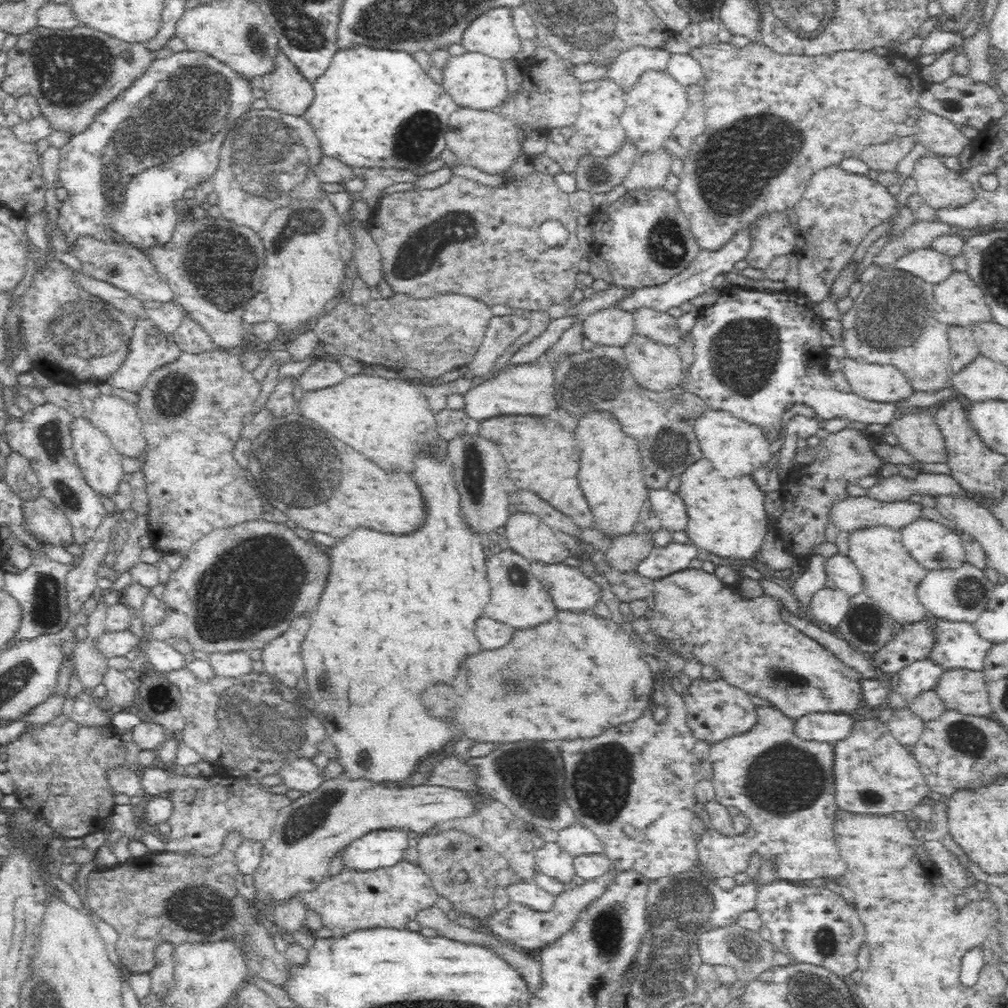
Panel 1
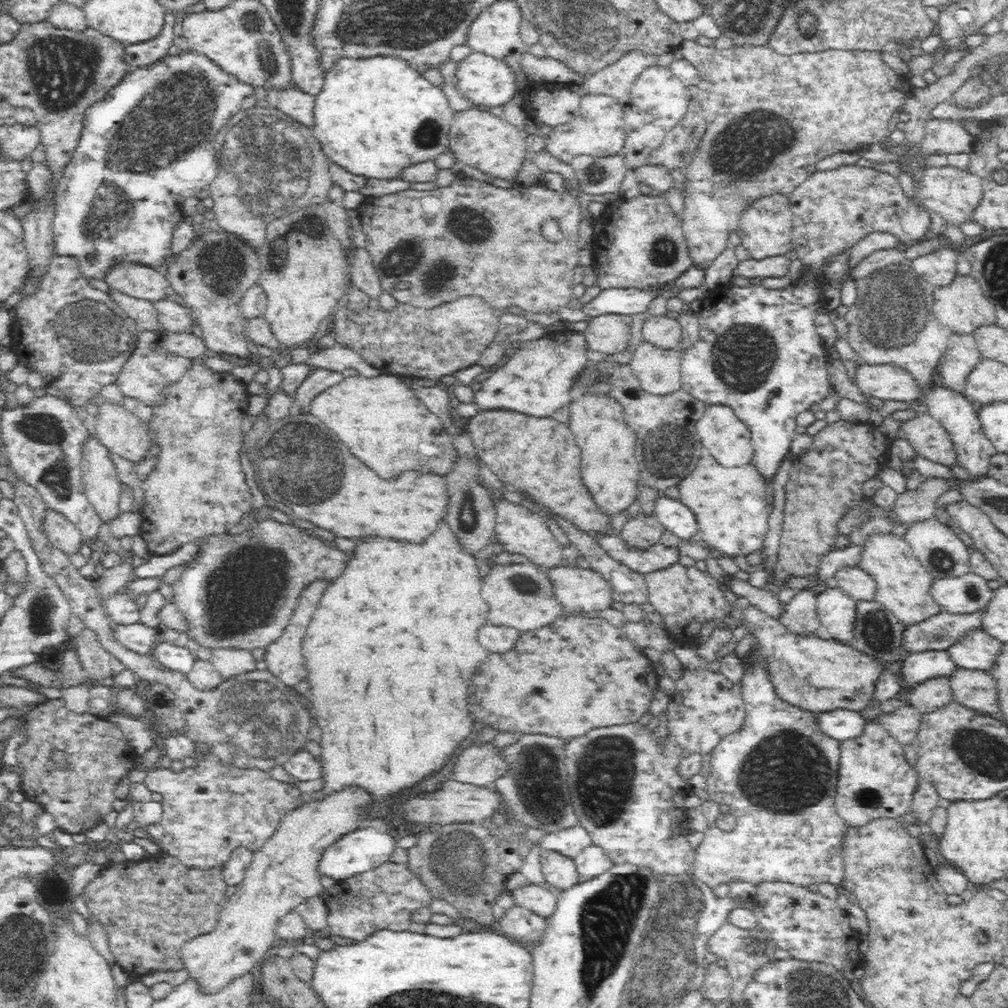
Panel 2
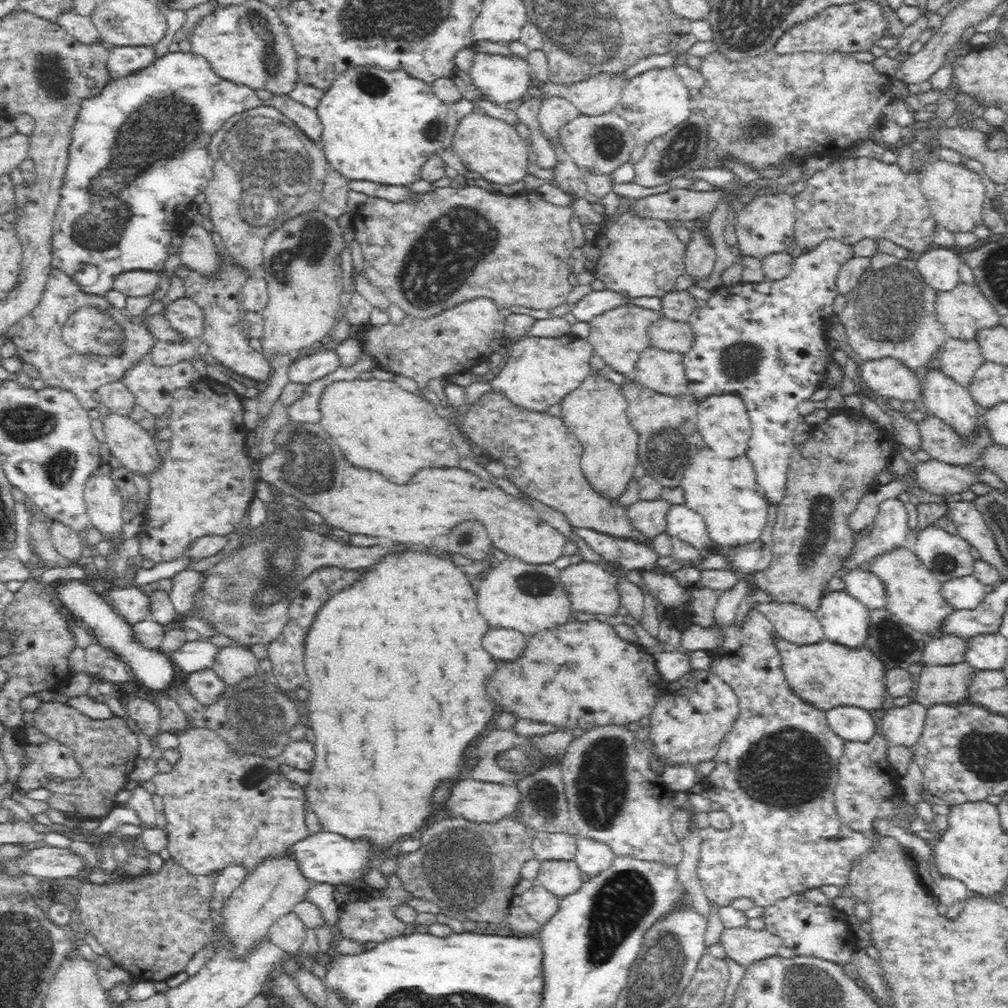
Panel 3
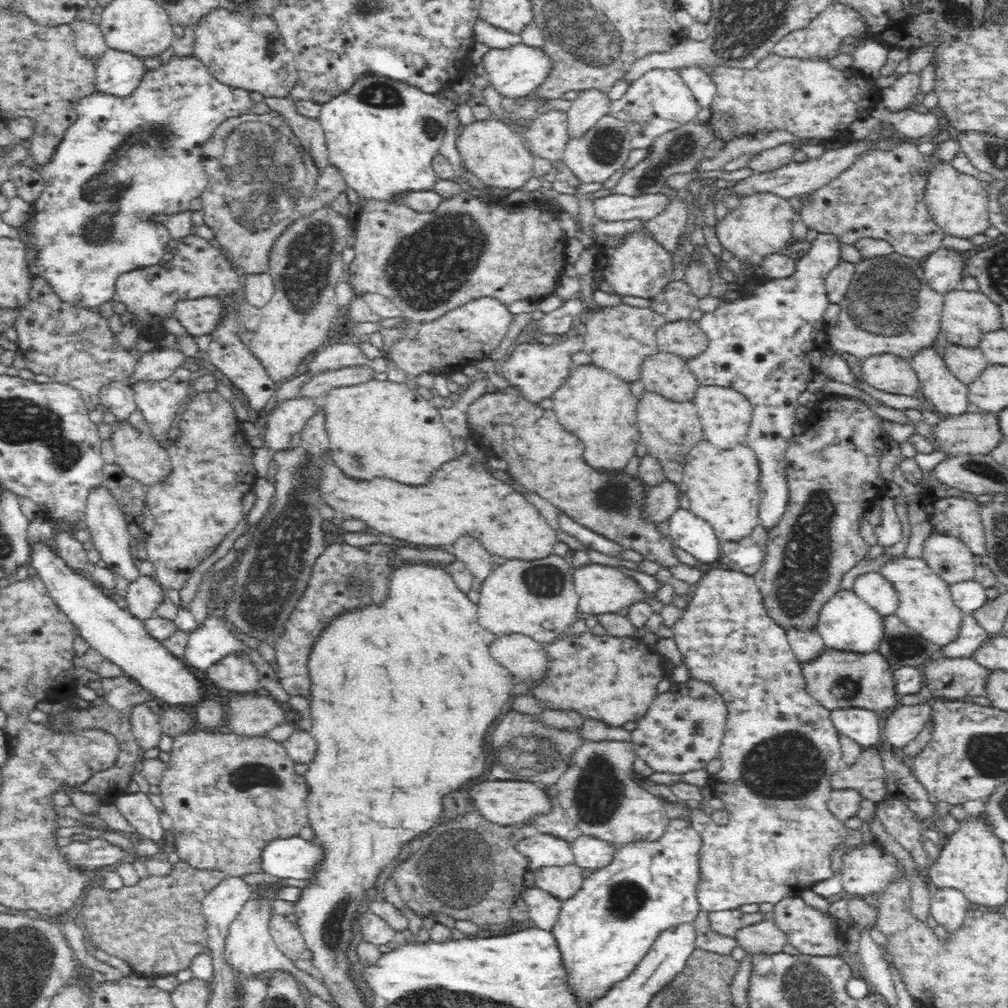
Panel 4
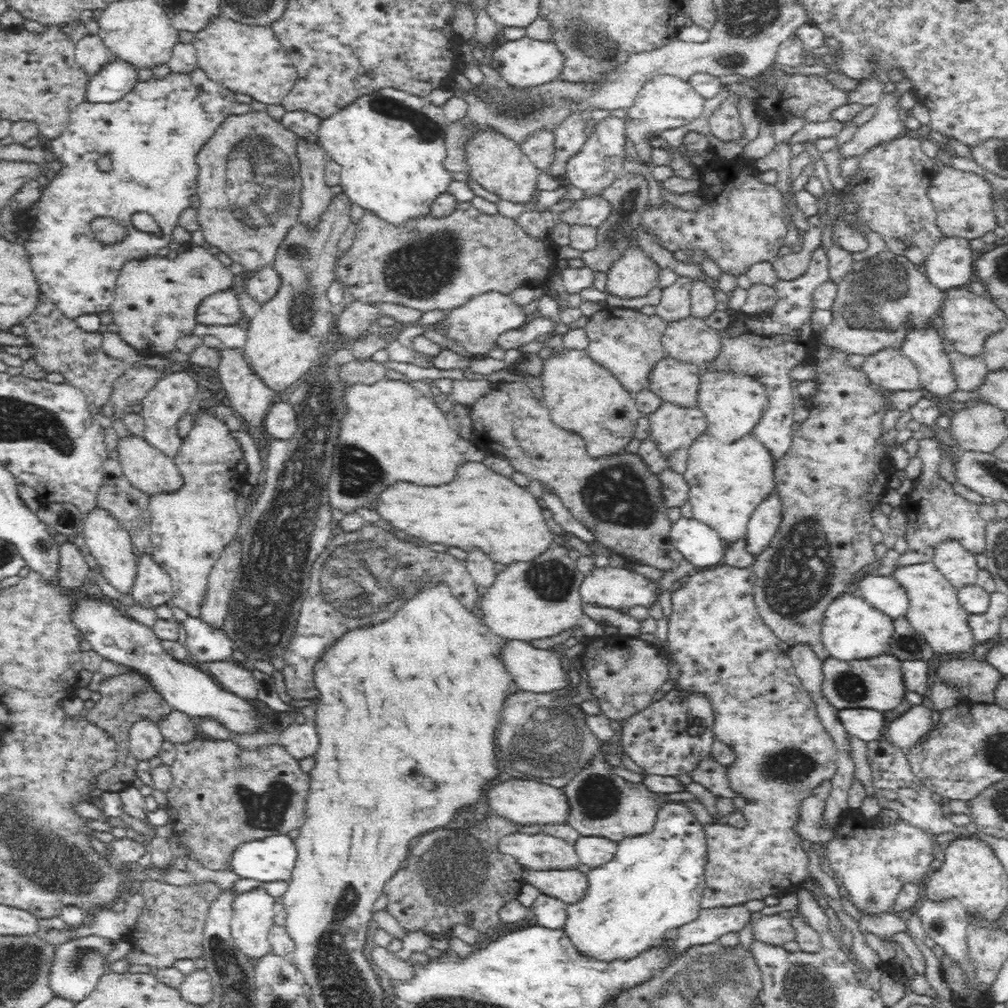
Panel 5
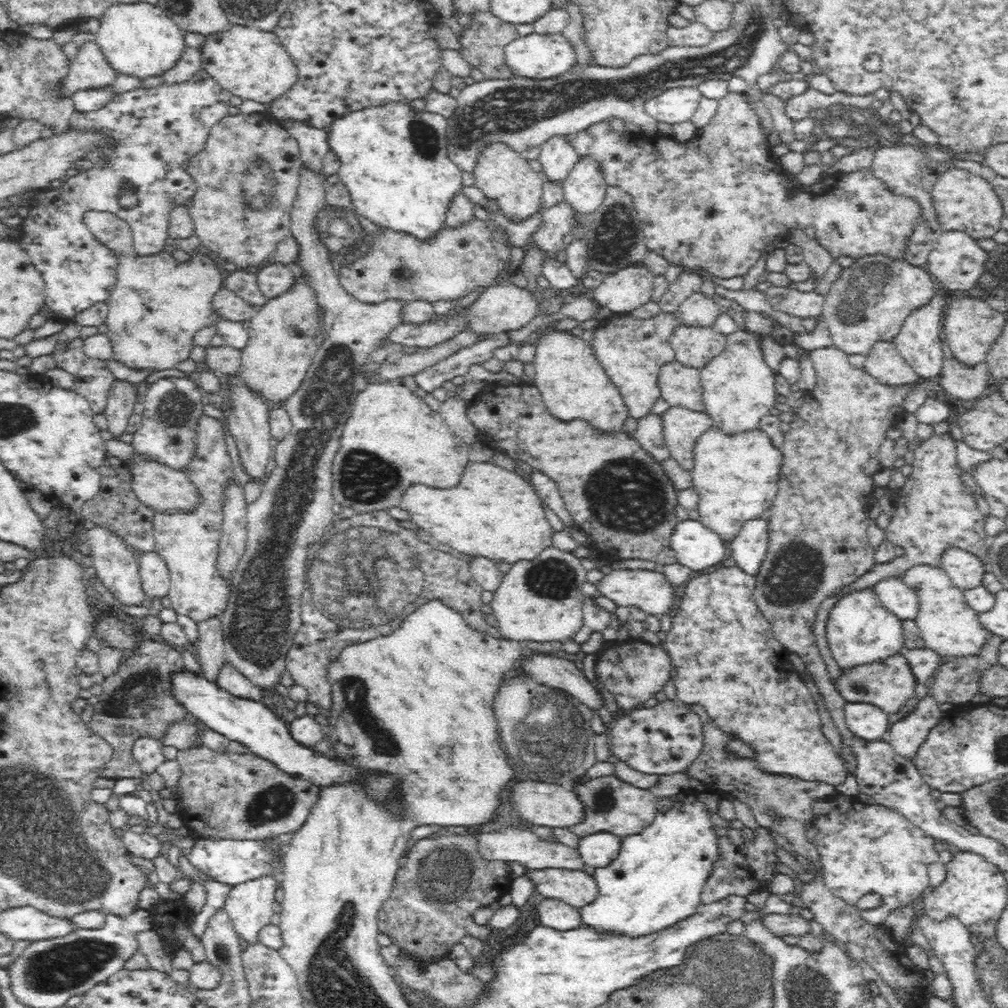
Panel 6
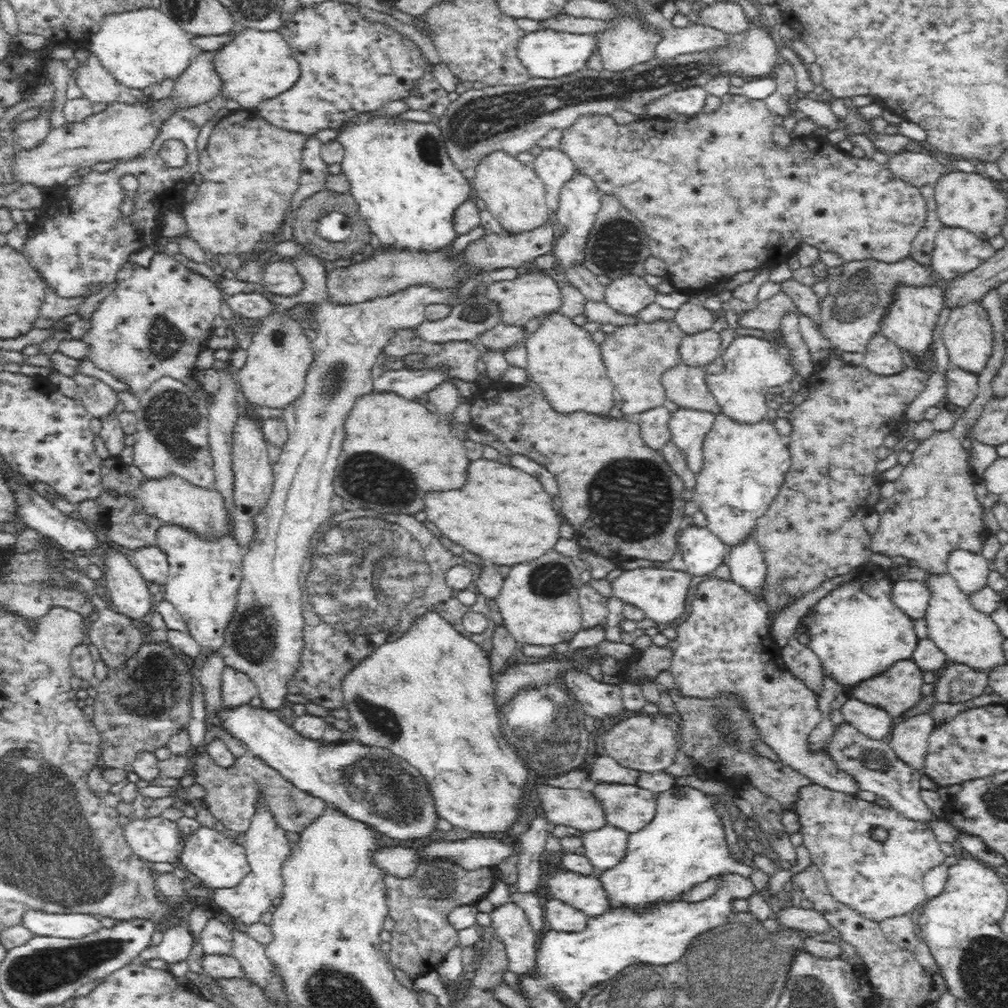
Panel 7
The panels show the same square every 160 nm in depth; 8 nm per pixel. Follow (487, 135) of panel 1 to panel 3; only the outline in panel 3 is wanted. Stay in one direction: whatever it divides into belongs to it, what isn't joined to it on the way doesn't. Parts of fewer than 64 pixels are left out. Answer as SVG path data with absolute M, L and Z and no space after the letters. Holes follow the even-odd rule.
M470 113L458 120L452 148L473 173L490 183L512 184L522 180L528 175L527 167L532 160L531 144L522 140L522 132L518 132L514 124L484 113Z

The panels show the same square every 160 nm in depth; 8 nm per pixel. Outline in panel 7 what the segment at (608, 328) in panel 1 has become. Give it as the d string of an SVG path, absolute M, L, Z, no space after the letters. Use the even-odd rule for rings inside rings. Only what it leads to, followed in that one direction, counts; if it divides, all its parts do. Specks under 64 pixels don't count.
M673 319L638 321L616 326L614 332L606 333L604 341L599 344L600 354L614 387L614 404L626 417L663 406L667 398L661 376L668 368L683 364L679 355L683 333Z

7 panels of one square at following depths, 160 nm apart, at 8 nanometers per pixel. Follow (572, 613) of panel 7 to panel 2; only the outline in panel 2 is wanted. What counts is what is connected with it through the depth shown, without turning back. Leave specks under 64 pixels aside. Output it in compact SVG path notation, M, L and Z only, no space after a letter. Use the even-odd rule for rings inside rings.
M498 564L484 576L482 597L488 604L488 622L498 626L512 626L518 632L534 632L550 626L562 615L563 606L556 601L554 587L548 581L547 572L538 571L536 565L528 564ZM514 576L526 576L536 586L534 592L520 592L514 586Z

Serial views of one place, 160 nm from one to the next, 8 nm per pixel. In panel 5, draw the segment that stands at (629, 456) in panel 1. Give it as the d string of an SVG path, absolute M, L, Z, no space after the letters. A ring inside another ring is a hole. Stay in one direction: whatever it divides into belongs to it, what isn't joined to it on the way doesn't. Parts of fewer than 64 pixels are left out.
M555 349L554 353L544 360L542 381L543 401L549 411L552 422L559 428L576 432L580 438L586 442L586 452L592 458L602 458L602 456L614 456L624 450L626 444L636 434L636 422L640 418L636 400L633 393L628 392L622 383L600 364L596 364L585 350Z

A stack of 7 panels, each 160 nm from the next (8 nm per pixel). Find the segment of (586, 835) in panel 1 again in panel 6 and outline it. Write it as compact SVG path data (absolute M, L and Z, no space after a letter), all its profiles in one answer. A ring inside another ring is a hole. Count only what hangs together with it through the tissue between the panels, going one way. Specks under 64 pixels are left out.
M529 827L506 828L500 832L490 832L479 840L480 853L490 860L501 860L506 862L519 862L530 870L544 870L545 868L562 868L566 870L583 870L583 860L577 850L568 848L553 839L542 840L540 836L529 830Z

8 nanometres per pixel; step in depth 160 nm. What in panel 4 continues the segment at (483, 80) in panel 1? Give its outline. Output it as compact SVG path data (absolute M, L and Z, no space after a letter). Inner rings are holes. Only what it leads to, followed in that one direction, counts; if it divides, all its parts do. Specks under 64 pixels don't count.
M524 43L516 44L504 50L490 49L481 61L482 68L486 72L488 83L496 92L504 98L522 98L530 95L546 80L547 60L541 48L532 48Z

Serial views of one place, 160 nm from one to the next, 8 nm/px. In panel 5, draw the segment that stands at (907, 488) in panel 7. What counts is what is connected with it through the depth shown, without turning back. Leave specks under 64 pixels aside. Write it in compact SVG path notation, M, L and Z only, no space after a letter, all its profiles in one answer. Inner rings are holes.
M918 436L917 456L922 462L922 473L913 481L913 489L903 497L900 506L907 516L904 539L908 543L908 550L899 557L894 570L900 566L910 564L926 564L934 557L935 544L945 540L960 542L972 555L983 554L985 549L986 521L980 517L979 505L958 495L939 474L939 464L942 461L943 449L934 438Z

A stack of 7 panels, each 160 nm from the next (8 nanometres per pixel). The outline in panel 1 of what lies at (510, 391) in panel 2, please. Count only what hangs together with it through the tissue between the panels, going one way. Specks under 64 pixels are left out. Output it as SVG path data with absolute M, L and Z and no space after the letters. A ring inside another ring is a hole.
M582 322L571 324L560 336L560 340L548 348L536 361L521 364L518 367L506 366L492 379L478 380L473 388L464 396L464 410L470 418L477 420L490 420L494 416L506 414L523 414L534 416L553 416L558 408L558 401L554 395L554 367L560 358L580 354L583 340Z

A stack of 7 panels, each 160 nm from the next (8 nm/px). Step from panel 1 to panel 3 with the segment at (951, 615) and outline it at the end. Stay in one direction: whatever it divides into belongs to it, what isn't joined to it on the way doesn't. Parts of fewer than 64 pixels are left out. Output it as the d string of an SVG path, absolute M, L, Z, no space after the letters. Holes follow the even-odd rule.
M973 575L962 576L942 583L942 599L954 611L974 610L987 595L984 587Z

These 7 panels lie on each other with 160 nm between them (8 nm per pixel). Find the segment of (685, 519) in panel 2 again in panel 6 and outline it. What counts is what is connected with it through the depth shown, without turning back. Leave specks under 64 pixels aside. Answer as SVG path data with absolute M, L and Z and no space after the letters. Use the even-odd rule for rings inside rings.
M679 520L670 535L669 543L677 563L692 571L715 566L729 555L727 542L700 521Z

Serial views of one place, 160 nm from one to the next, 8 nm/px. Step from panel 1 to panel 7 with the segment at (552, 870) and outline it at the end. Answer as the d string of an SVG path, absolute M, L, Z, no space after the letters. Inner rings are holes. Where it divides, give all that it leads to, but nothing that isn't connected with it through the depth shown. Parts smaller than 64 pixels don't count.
M554 870L547 878L550 896L595 917L610 910L602 883L591 875Z

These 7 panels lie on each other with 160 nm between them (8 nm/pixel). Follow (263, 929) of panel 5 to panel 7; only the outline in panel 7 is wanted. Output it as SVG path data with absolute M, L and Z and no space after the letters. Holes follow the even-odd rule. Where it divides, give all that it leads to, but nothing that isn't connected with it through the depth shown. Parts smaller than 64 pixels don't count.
M258 802L258 811L254 814L250 828L243 835L241 842L242 846L246 848L246 857L248 857L251 868L250 874L246 874L240 884L229 889L208 890L209 886L196 878L190 879L189 887L206 890L212 900L216 902L216 906L220 906L228 916L232 916L236 922L240 922L244 926L250 927L252 924L260 922L262 914L272 908L272 900L281 896L281 892L285 887L281 875L282 861L292 850L292 845L286 838L285 833L286 831L275 826L271 814L267 814L265 808Z

